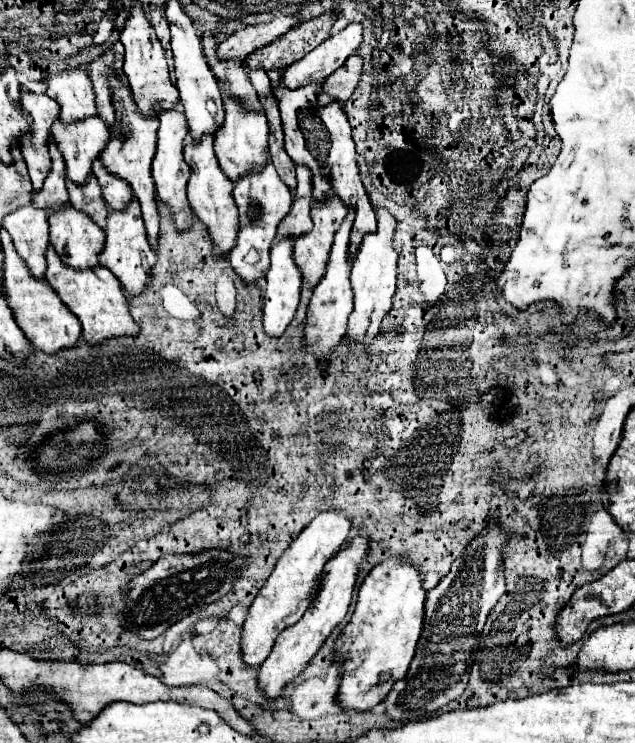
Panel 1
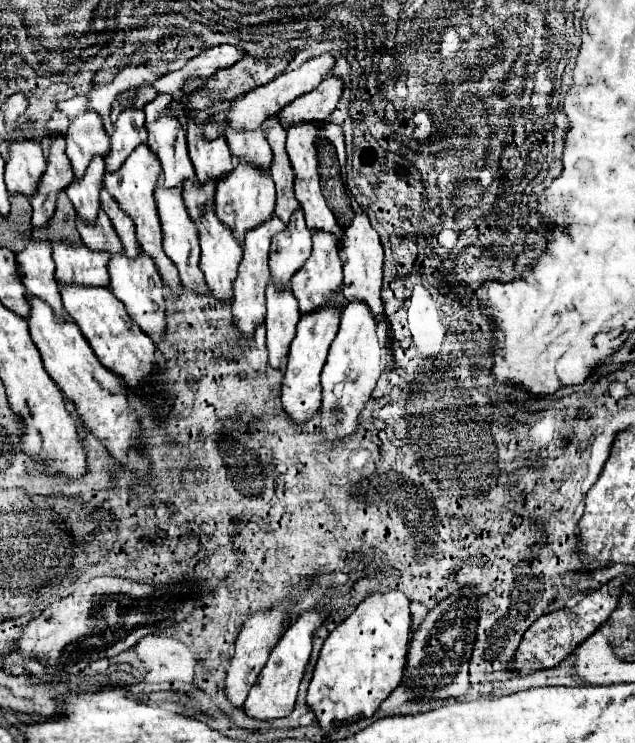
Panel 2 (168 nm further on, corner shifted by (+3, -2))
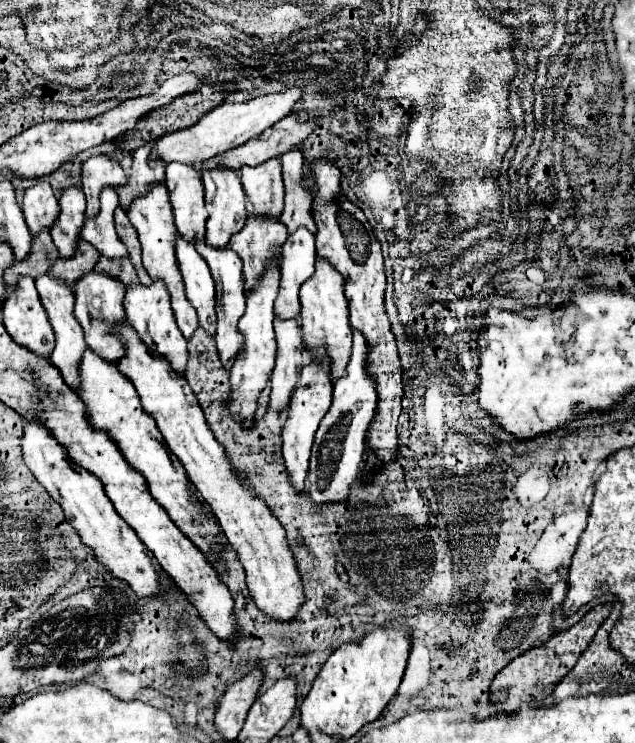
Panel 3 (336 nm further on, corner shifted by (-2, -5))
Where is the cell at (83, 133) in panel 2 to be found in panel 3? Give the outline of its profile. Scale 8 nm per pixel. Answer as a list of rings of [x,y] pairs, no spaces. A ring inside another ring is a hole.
[[[109,155],[89,157],[81,169],[81,185],[87,197],[87,217],[95,217],[99,211],[99,193],[103,187],[125,185],[127,177],[123,167]]]

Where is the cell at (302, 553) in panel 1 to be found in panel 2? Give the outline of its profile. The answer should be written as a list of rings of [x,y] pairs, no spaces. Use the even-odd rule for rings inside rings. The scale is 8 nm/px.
[[[286,600],[282,602],[280,606],[276,606],[274,610],[268,610],[268,612],[258,612],[254,616],[250,616],[246,620],[246,624],[242,626],[242,632],[236,640],[236,652],[230,660],[230,668],[228,668],[228,676],[226,676],[226,684],[224,684],[224,690],[226,690],[226,698],[230,700],[230,704],[234,708],[242,708],[244,706],[244,700],[250,692],[250,688],[254,686],[262,666],[266,664],[268,656],[270,656],[270,650],[278,644],[280,636],[282,636],[282,628],[284,628],[284,616],[288,614],[288,606],[292,602]]]

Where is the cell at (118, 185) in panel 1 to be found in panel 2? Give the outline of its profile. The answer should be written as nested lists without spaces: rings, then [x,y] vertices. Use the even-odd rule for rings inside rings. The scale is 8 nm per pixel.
[[[102,190],[102,210],[108,214],[108,218],[112,220],[112,226],[116,230],[116,234],[120,236],[124,250],[130,258],[138,256],[138,242],[136,242],[136,232],[134,232],[134,222],[130,216],[126,216],[118,202],[114,202],[114,198],[110,198],[110,194],[106,194],[106,190]]]

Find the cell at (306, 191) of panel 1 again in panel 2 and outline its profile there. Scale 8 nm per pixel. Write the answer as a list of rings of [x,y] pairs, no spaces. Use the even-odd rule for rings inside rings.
[[[296,210],[290,218],[286,230],[272,238],[270,248],[270,272],[276,288],[288,288],[290,278],[300,266],[310,258],[312,252],[312,232],[304,222],[302,210]]]

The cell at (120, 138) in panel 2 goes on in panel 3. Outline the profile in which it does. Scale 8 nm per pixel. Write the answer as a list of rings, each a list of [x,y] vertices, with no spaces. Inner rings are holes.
[[[149,141],[149,145],[143,145],[133,151],[133,165],[131,165],[131,175],[127,177],[127,185],[115,187],[123,209],[127,209],[127,205],[147,189],[149,181],[153,183],[165,179],[165,161],[151,157],[153,145],[155,141]]]

